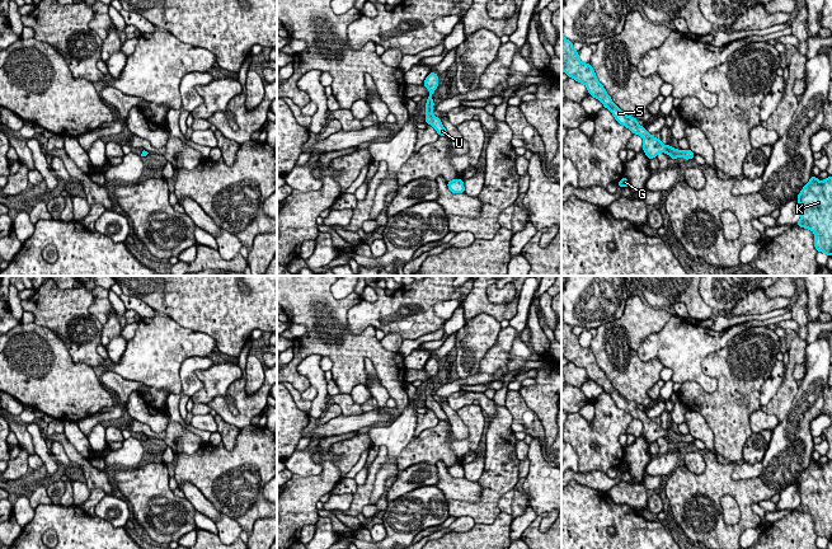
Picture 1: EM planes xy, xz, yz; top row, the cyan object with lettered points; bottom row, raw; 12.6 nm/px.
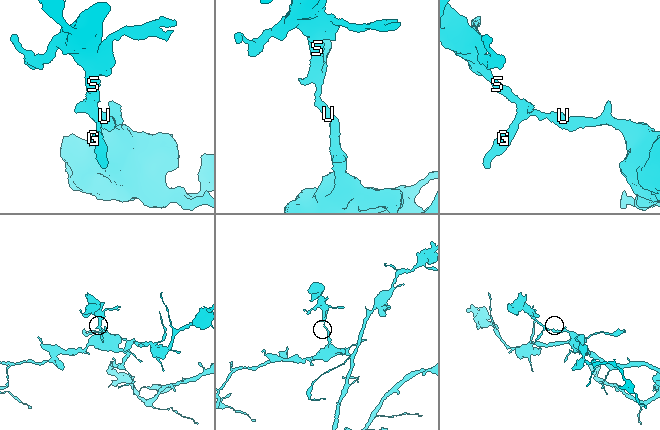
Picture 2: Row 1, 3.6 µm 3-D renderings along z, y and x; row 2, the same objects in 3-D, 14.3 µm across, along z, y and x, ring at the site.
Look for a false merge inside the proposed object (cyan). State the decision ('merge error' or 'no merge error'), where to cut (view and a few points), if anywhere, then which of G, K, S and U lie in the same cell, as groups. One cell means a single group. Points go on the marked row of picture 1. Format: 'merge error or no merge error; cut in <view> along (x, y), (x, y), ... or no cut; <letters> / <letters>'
no merge error; no cut; G K S U

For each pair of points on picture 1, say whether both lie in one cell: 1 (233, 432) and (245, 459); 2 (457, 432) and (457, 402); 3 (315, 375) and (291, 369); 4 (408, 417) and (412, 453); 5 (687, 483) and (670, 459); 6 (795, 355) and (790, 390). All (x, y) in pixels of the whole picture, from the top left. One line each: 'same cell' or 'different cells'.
1: different cells
2: different cells
3: different cells
4: different cells
5: different cells
6: same cell

